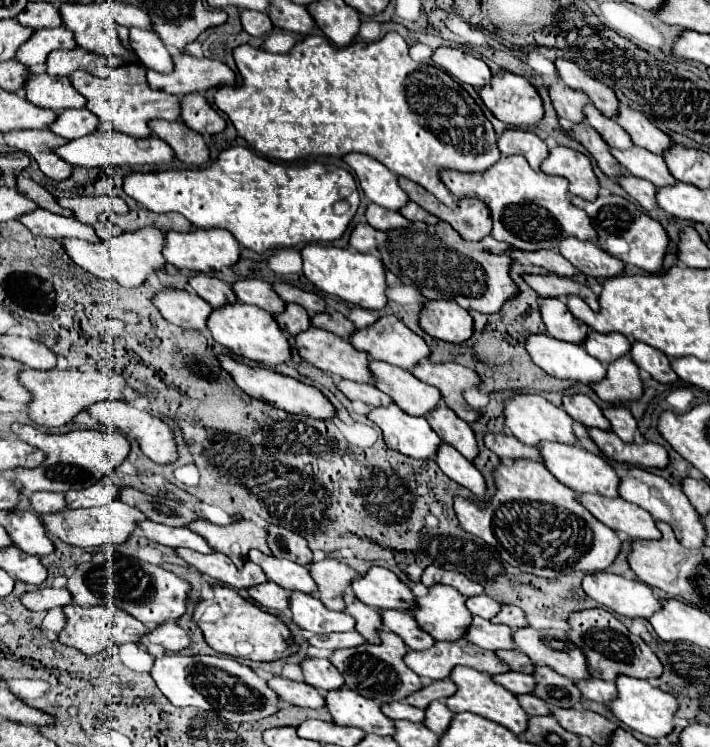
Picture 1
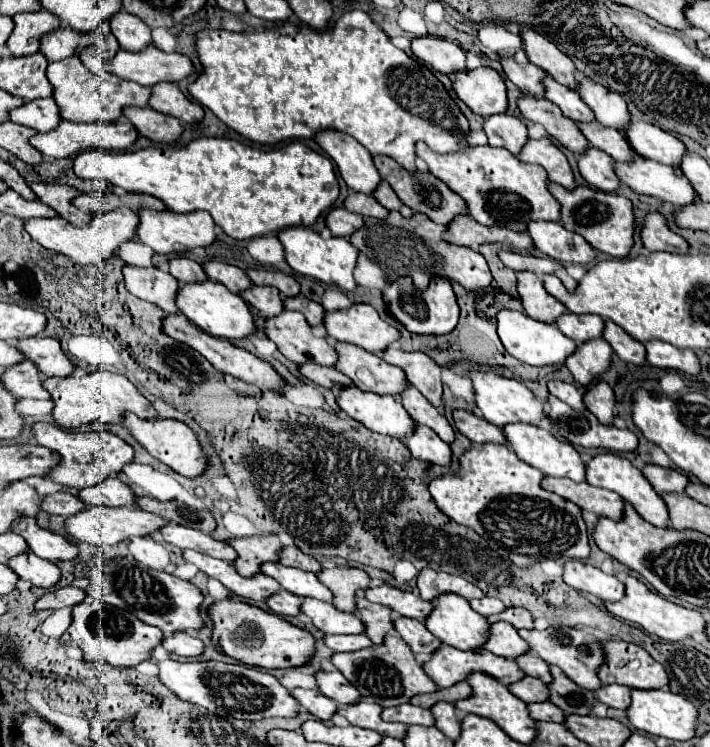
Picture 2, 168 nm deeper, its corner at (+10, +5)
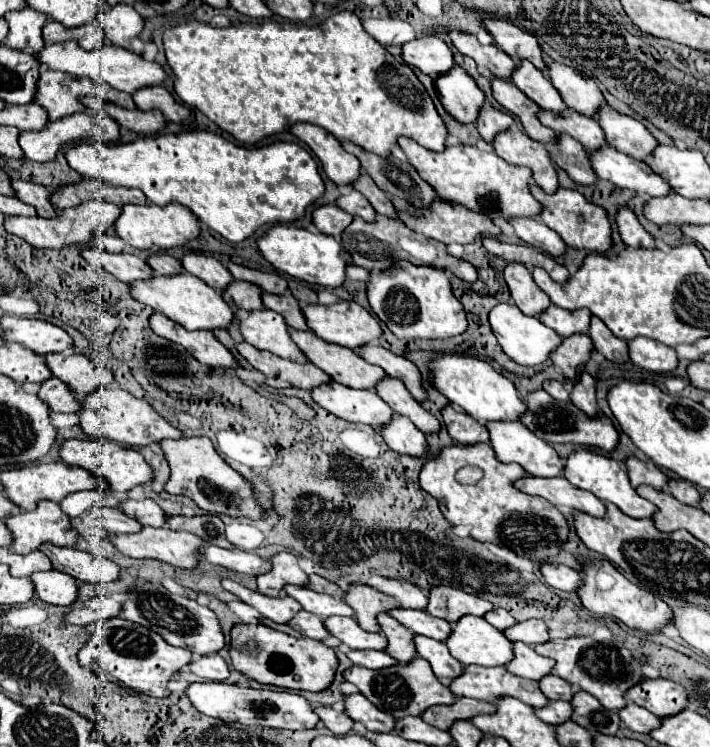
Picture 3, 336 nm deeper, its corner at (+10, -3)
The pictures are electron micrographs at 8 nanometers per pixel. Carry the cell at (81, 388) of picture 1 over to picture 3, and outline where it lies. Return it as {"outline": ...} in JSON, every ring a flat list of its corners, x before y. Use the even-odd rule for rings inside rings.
{"outline":[[111,385,101,387,95,393,87,395,83,401,83,411,79,411,81,429,89,437,107,437,117,443,125,443,131,447,145,447,153,443,161,443,163,439,181,439,183,433,173,427,163,415,159,415,149,401,137,399,131,393]]}

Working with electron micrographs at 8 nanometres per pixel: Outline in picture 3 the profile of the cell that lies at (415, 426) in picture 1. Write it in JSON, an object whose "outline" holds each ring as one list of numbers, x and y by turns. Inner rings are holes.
{"outline":[[337,381,313,387,311,397,335,417,351,423,365,423,375,429,381,429,381,425,393,417,391,407,375,391,351,389]]}

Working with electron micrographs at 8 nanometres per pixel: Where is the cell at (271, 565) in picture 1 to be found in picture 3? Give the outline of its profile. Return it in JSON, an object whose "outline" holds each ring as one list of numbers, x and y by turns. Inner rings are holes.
{"outline":[[287,585,285,587,285,593,291,595,295,601,301,603,301,607,321,619,325,617,331,617,331,615,343,615,343,617,355,617,353,609,341,601,341,599,335,599,335,597,327,597,323,593,315,593,311,589,305,589,305,587,297,587,297,585]]}

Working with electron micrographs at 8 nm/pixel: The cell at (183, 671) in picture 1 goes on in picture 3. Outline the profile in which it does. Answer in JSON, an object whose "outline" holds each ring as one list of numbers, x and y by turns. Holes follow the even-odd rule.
{"outline":[[193,683,187,687,187,697,203,715,221,719,223,723,265,725,279,729,313,729,319,723,311,703,291,691,277,689,243,689,227,683]]}

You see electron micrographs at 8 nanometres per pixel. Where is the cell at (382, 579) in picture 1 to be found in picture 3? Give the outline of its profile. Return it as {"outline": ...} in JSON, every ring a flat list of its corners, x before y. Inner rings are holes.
{"outline":[[393,609,389,611,391,617,395,617,401,625,411,629,415,635,425,635,437,641,445,641,451,633,451,625,447,621,441,621,427,611,417,611,417,609]]}

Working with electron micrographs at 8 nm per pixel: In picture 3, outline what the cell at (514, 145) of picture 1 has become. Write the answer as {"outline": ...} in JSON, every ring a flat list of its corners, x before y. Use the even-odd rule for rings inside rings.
{"outline":[[485,103,485,105,479,109,479,117,477,117,477,123,475,123,475,125,477,125,479,135,481,135,487,143,491,143,493,137,495,137,499,131,511,129,515,123,513,123,513,119,511,119,507,113,503,113,503,111,495,109,493,105]]}

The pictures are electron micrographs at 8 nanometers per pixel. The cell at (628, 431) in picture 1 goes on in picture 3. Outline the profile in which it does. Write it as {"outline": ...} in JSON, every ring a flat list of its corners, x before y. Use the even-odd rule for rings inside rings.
{"outline":[[587,371,579,373,579,379,571,391,571,403,577,405,581,411,585,411,589,417,599,413,595,401,595,379]]}

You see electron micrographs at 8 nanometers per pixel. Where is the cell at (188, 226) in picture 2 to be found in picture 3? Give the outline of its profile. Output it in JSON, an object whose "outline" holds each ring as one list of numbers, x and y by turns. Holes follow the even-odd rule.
{"outline":[[121,205,121,217,115,221,115,233,129,245,137,249,171,249,185,245,199,235,197,217,189,213,183,205]]}

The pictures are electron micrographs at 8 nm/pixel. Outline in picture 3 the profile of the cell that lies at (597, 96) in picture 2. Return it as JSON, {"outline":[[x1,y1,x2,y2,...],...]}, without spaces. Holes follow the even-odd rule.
{"outline":[[547,63,545,73,565,105,573,111,595,117,597,109,605,103,603,93,597,89,595,81,583,77,573,67,567,67,563,63]]}

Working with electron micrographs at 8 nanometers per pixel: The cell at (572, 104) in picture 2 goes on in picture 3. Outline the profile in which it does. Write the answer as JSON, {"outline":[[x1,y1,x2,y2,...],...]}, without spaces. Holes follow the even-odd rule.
{"outline":[[517,61,513,73,511,73,511,83,517,85,531,101,535,101,541,109,553,111,553,113,563,113,567,107,561,101,561,95,557,89,553,89,551,81,529,61]]}

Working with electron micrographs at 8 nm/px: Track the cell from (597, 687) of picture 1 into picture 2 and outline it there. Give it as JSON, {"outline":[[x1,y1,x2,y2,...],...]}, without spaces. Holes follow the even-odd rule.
{"outline":[[603,685,595,691,597,701,615,707,615,709,627,709,629,707,629,687,625,685]]}

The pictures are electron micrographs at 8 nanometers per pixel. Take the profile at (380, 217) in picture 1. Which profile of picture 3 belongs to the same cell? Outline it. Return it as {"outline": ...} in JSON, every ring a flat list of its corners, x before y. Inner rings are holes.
{"outline":[[355,189,347,195,341,195,337,199,337,207,341,207,343,211,351,213,351,215,359,215,363,217,367,223,371,223,375,219,375,209,369,205,369,201,365,197,361,197,361,193,357,193]]}

